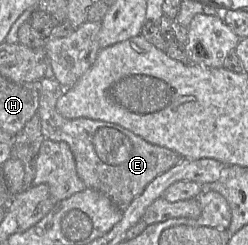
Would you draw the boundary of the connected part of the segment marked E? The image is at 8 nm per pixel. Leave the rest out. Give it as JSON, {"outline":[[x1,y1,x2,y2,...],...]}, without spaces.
{"outline":[[53,77,41,80,37,114,45,139,63,141,70,147,79,178,87,189,105,194,120,209,126,209,158,176,178,165,183,159,166,147,152,144,118,124,89,118,67,119,56,108,65,89]]}

